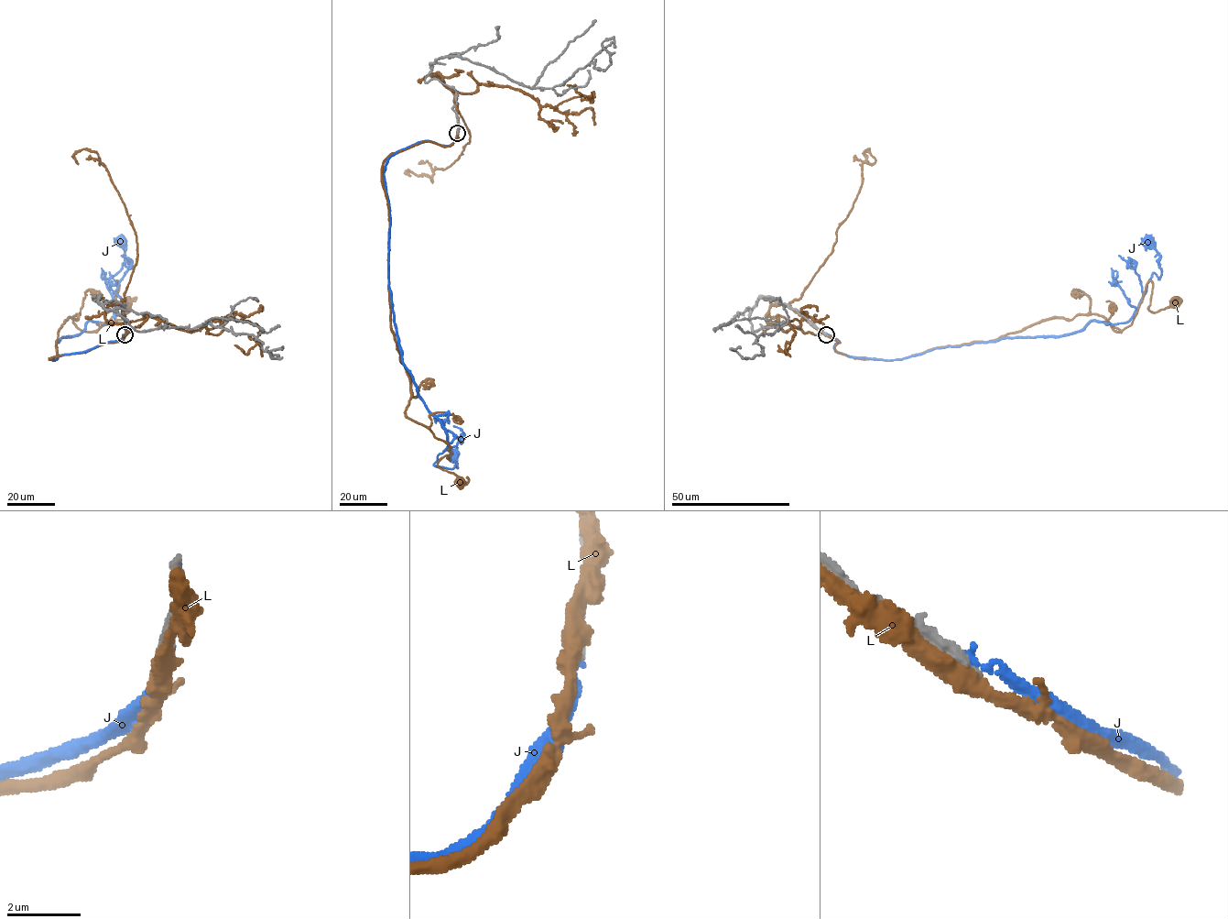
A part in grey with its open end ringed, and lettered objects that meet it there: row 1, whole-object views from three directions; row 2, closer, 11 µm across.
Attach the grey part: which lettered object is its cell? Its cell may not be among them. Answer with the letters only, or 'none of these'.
none of these

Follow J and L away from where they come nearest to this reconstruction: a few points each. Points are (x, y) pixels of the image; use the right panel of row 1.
J: (825, 333), (838, 353), (901, 359), (1122, 323), (1161, 277), (1147, 241)
L: (822, 332), (839, 353), (891, 360), (1079, 314), (1121, 332), (1149, 281), (1151, 311), (1175, 302)

